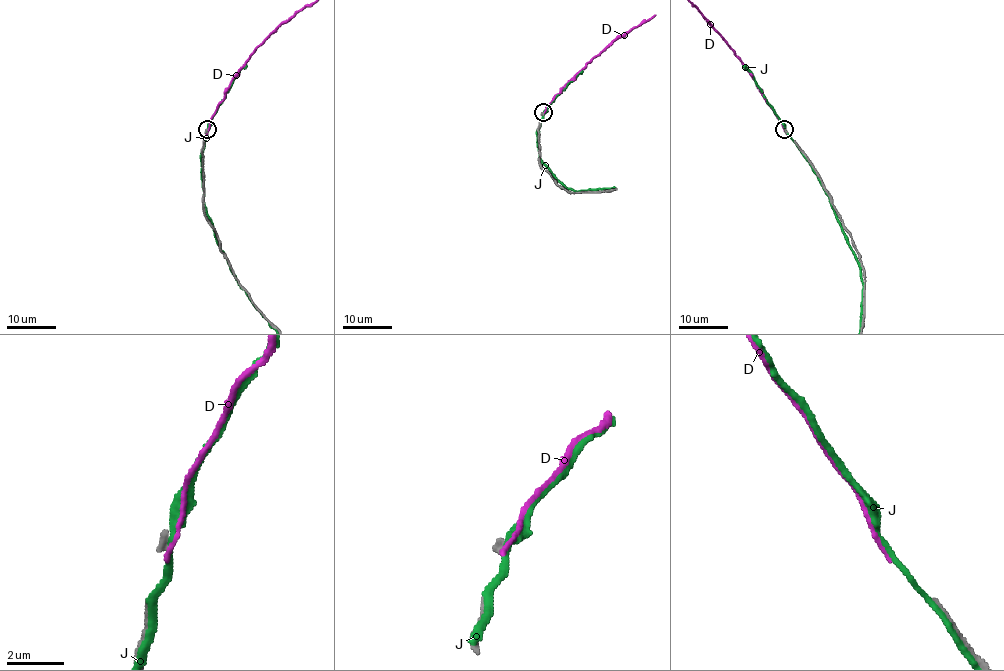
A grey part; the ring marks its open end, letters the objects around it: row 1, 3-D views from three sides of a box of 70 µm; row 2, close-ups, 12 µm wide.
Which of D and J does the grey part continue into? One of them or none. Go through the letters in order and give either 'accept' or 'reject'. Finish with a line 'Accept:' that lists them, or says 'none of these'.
D: reject
J: reject
Accept: none of these

